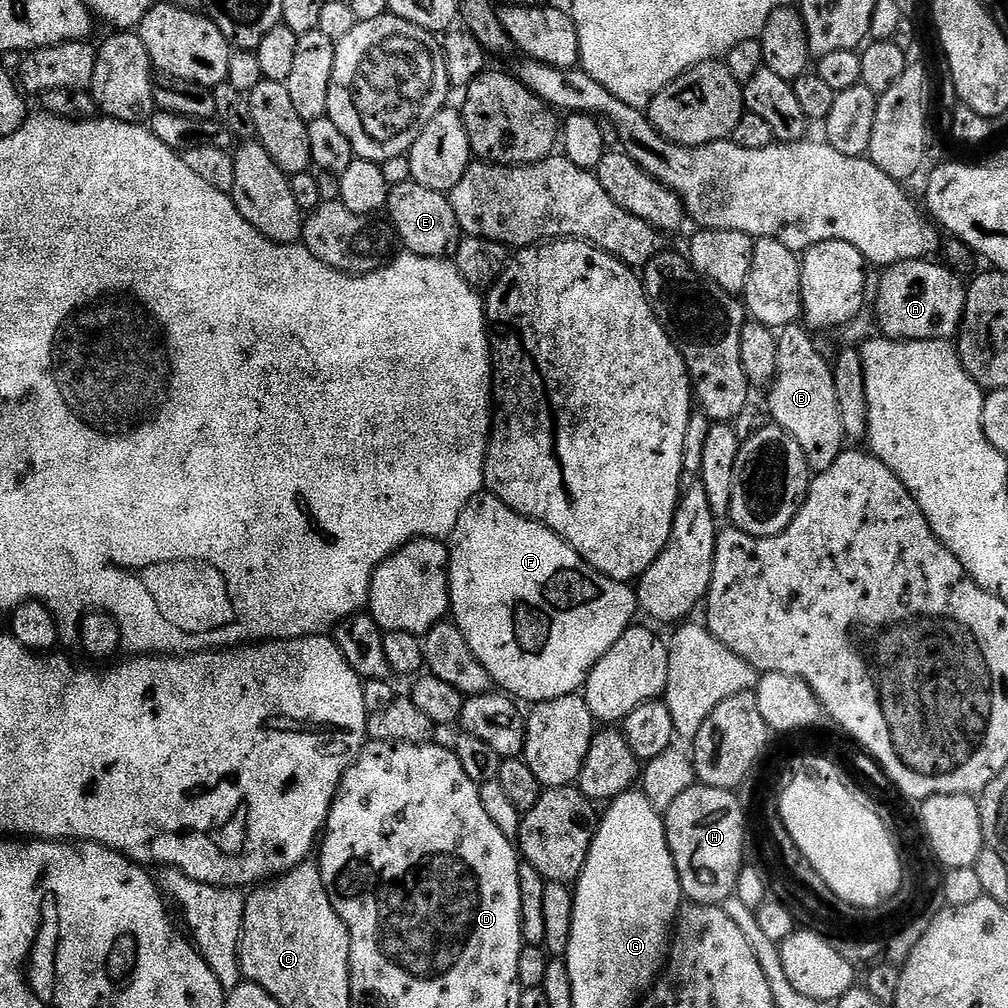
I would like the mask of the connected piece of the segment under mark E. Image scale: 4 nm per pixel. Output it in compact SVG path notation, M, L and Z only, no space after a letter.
M404 178L401 184L396 184L393 188L391 185L387 189L387 208L388 216L392 219L392 224L407 251L417 252L419 256L443 257L447 253L444 251L453 247L457 239L458 225L452 204L444 192L436 192L433 188L417 184L411 178Z

